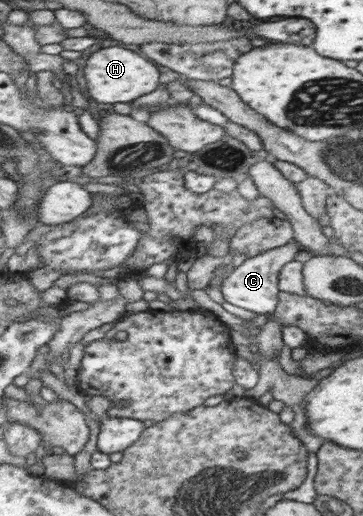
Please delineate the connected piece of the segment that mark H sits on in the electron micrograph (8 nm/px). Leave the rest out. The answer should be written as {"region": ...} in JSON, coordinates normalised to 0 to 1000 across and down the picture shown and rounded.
{"region":[[[303,89],[262,99],[240,114],[231,151],[253,194],[275,202],[355,200],[364,202],[427,174],[455,153],[457,143],[427,122],[399,112],[383,99],[361,99],[342,91]]]}

